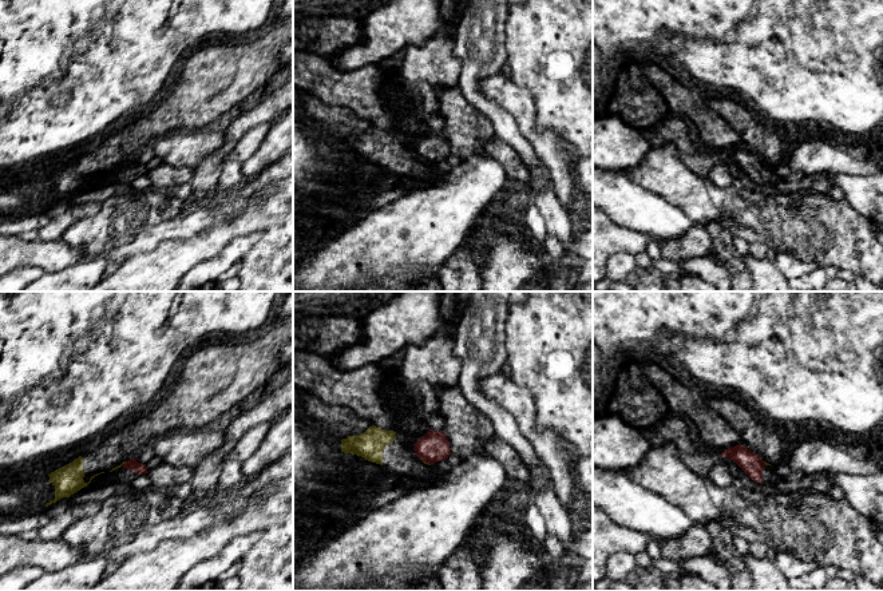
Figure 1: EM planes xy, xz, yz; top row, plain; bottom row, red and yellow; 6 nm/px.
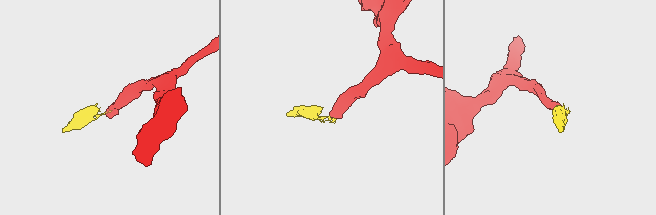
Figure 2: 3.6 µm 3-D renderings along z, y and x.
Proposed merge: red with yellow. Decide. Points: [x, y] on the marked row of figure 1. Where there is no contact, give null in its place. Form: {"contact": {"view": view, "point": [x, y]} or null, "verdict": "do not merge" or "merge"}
{"contact": {"view": "xz", "point": [427, 461]}, "verdict": "do not merge"}

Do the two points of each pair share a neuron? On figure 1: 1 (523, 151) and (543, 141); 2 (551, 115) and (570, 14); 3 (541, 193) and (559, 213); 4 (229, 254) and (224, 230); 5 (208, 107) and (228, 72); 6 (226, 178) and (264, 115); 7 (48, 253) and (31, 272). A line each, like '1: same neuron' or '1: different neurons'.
1: different neurons
2: same neuron
3: same neuron
4: different neurons
5: same neuron
6: different neurons
7: different neurons

